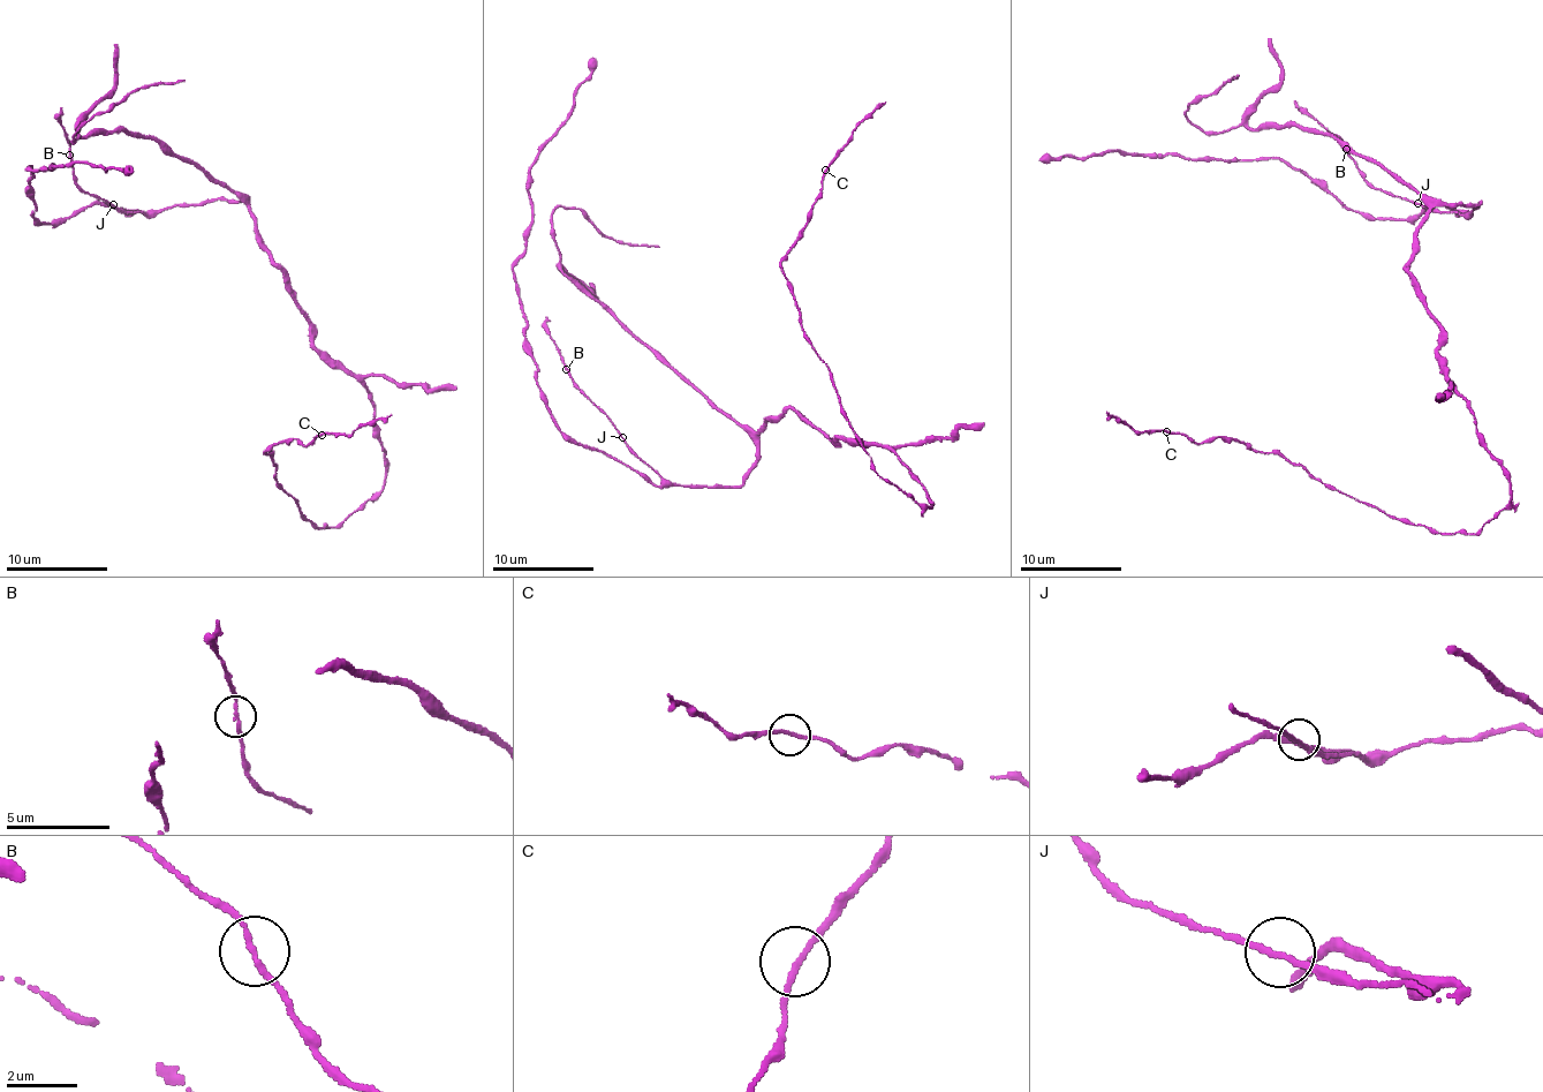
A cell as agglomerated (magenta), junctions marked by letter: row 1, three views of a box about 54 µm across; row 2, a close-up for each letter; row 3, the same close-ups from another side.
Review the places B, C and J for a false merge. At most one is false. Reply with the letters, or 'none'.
none

